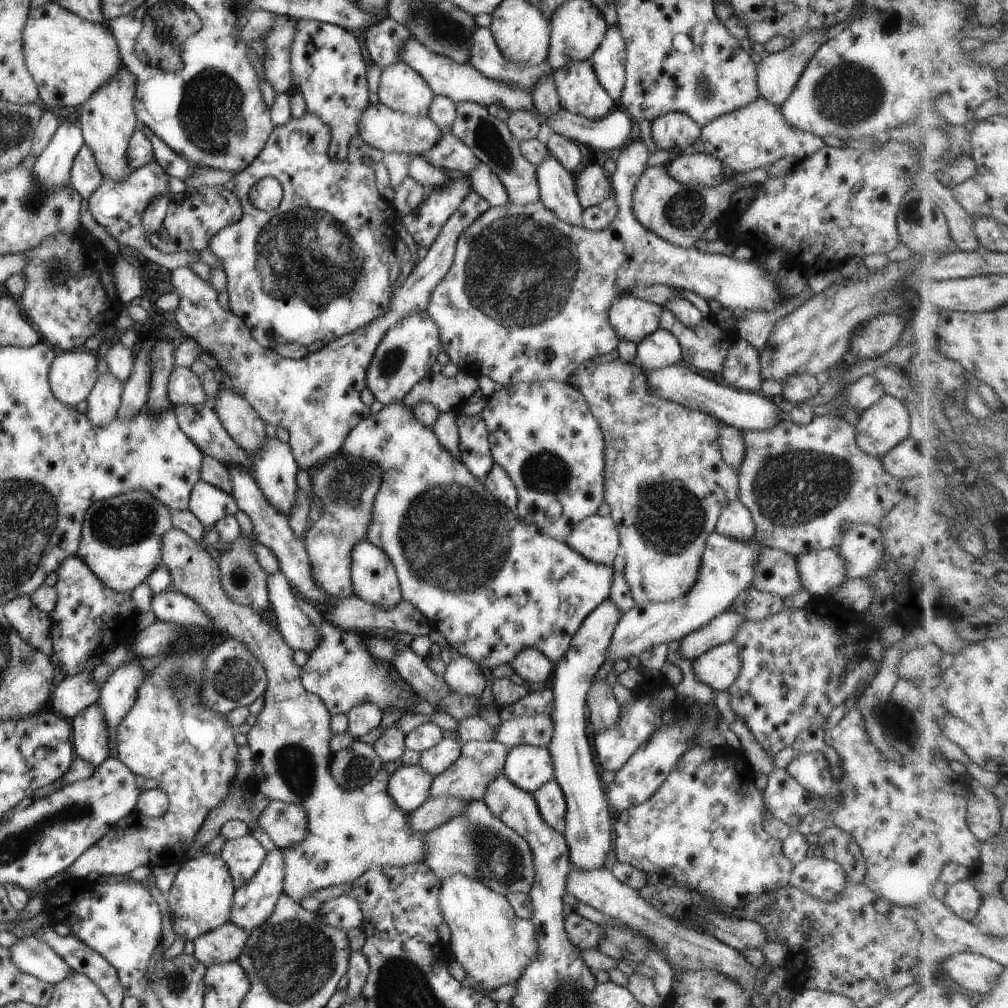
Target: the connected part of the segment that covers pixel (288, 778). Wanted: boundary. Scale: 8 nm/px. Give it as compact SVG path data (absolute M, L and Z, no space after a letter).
M171 527L161 535L161 563L166 566L171 577L171 584L177 592L192 598L199 604L205 614L211 616L211 629L226 633L229 638L239 640L247 646L247 650L259 660L265 670L265 690L263 704L256 714L256 724L246 734L247 742L253 758L253 774L249 777L251 790L259 792L270 800L278 800L285 804L297 804L305 810L307 816L307 836L291 849L281 849L285 874L282 892L295 902L311 896L315 890L321 890L333 884L353 882L367 869L380 866L399 867L405 864L423 861L425 858L424 832L411 830L407 820L409 814L399 810L393 798L387 794L389 772L379 769L373 778L359 789L343 792L337 782L329 774L331 752L328 750L330 739L330 718L325 705L318 696L306 692L300 681L300 667L293 662L292 650L285 644L281 634L269 622L249 607L241 606L230 599L221 586L216 568L216 560L209 556L199 542L189 538L185 532Z

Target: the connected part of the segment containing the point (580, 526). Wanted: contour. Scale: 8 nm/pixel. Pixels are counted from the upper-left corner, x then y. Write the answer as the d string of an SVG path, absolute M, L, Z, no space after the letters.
M595 514L583 518L565 536L563 544L581 554L585 560L605 566L611 566L613 558L620 552L617 528L609 515Z

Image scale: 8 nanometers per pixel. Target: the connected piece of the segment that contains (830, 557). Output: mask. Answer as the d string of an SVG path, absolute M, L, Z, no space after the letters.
M836 548L815 550L795 556L795 570L801 580L801 588L813 600L819 600L829 590L837 588L845 578L845 562Z

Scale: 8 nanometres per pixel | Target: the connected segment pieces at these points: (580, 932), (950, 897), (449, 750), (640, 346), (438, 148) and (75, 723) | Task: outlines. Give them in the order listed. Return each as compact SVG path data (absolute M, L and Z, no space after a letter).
M576 912L564 918L564 929L567 938L579 950L596 950L601 942L601 928Z
M970 879L944 888L944 901L959 918L972 922L983 906L984 898Z
M445 737L432 746L420 753L418 765L429 772L431 776L441 774L450 764L453 764L459 756L460 746L462 743L459 740L451 740Z
M657 328L636 344L636 357L641 368L659 370L671 364L681 363L681 348L670 332Z
M451 132L442 133L435 145L431 144L429 150L421 154L425 162L439 168L448 174L468 175L470 170L479 164L473 156L472 149L467 148L456 135Z
M96 703L79 710L70 720L75 754L94 767L109 757L109 742L103 712Z

